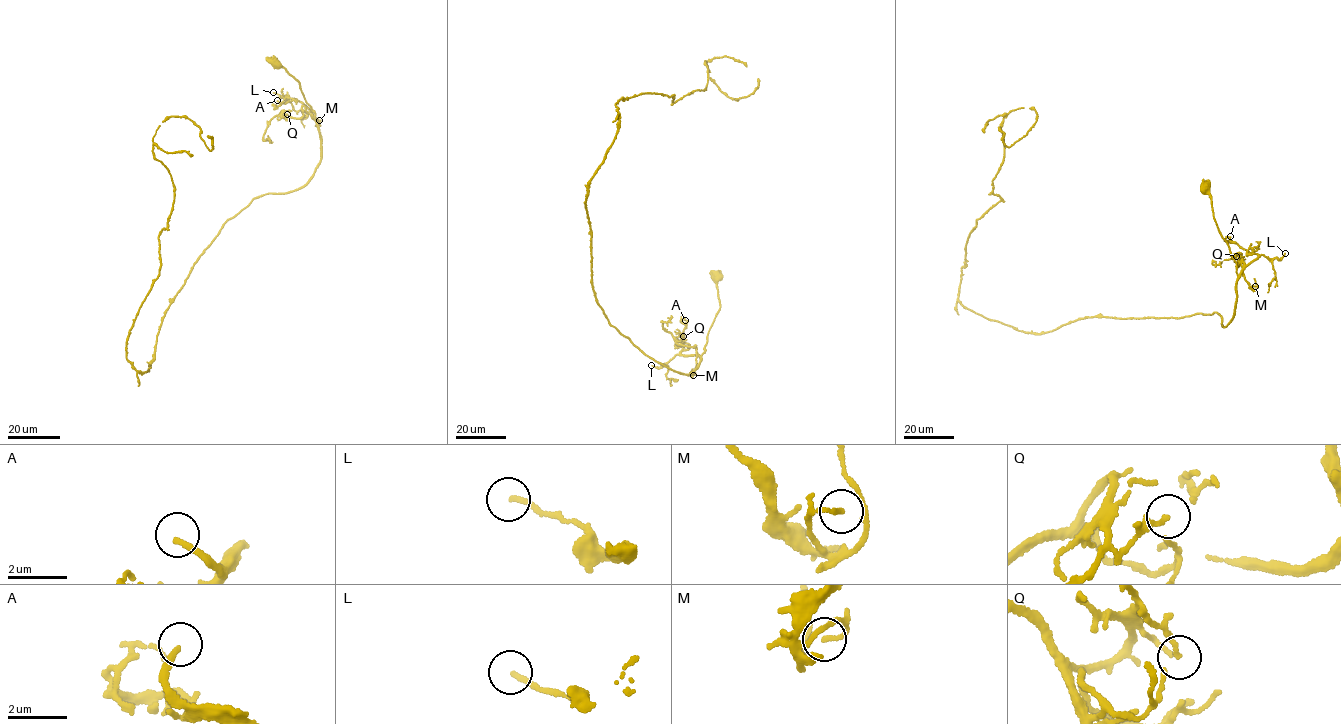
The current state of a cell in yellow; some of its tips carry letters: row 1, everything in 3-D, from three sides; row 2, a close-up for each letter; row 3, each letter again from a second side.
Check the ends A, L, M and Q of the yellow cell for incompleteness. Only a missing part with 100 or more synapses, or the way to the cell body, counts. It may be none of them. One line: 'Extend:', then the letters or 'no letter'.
Extend: no letter

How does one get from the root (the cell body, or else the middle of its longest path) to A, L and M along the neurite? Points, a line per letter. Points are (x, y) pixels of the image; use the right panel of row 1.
A: (1027, 331), (1044, 333), (1089, 317), (1216, 312), (1224, 327), (1234, 312), (1238, 276), (1258, 257), (1230, 236)
L: (1027, 331), (1089, 317), (1216, 312), (1224, 327), (1240, 272), (1260, 255), (1285, 253)
M: (1027, 331), (1044, 333), (1089, 317), (1216, 312), (1224, 327), (1234, 314), (1243, 269), (1255, 286)

